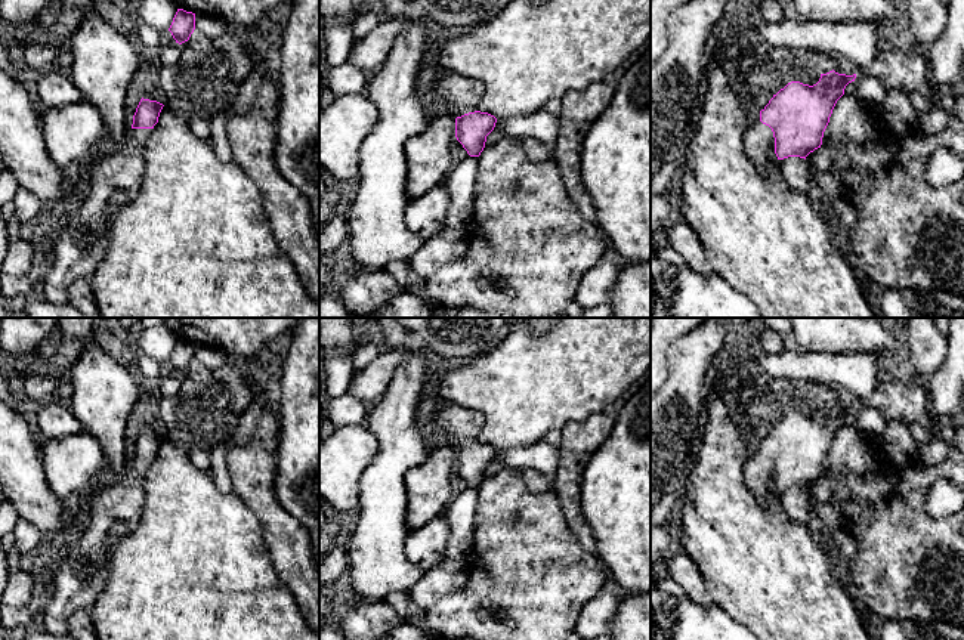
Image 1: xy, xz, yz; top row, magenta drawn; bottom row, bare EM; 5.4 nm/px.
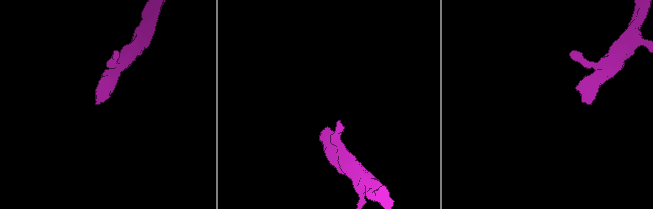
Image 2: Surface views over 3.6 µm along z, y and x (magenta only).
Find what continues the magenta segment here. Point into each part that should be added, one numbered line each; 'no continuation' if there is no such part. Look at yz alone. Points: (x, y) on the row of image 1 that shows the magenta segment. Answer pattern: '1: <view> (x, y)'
1: yz (759, 141)

